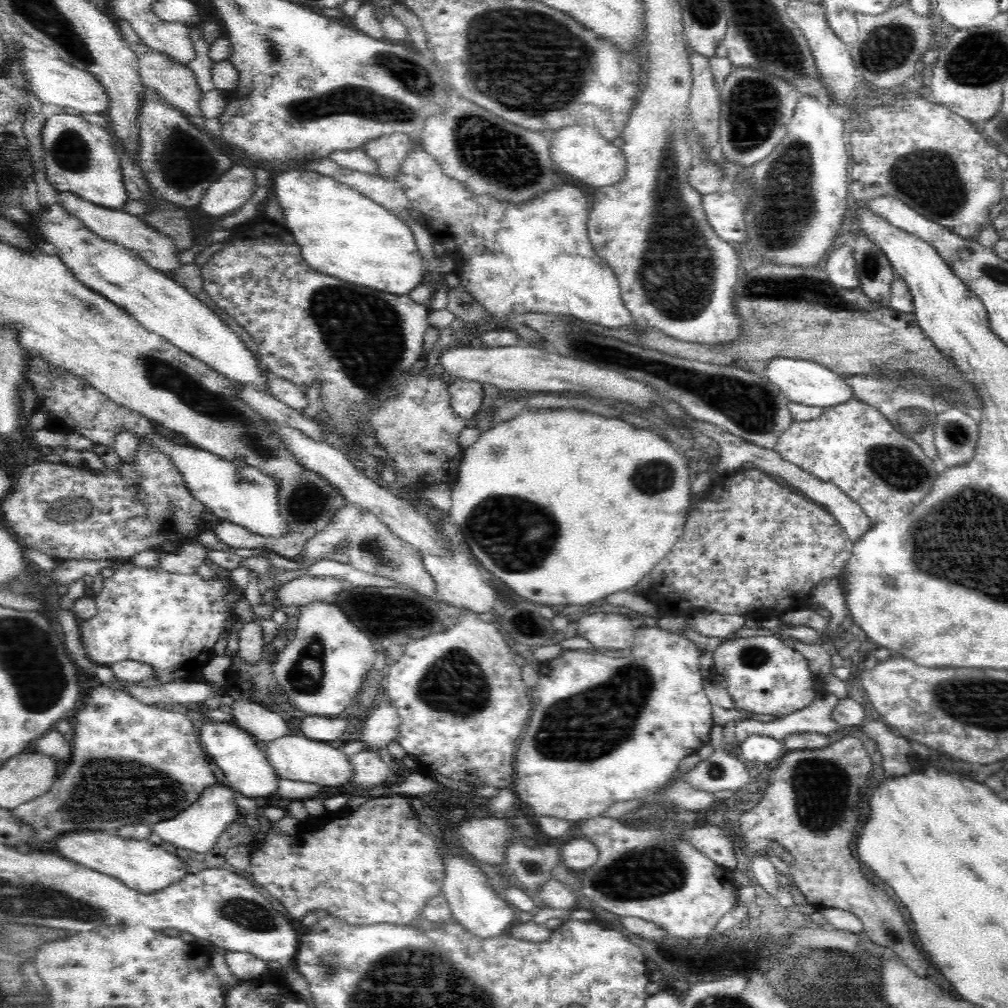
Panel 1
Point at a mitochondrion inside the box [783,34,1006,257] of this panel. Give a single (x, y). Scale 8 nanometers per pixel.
(930, 179)

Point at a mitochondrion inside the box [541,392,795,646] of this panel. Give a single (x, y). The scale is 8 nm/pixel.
(653, 476)

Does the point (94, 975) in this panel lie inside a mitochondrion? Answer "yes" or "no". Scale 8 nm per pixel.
no

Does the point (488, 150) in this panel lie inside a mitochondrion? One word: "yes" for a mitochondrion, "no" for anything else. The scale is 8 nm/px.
yes

